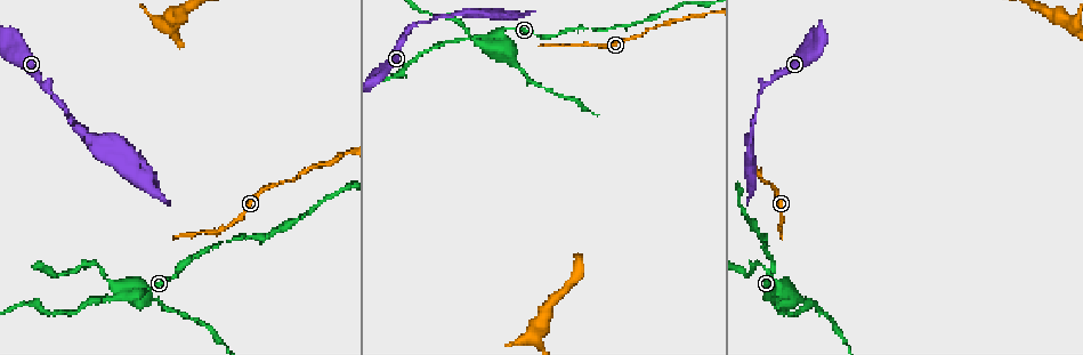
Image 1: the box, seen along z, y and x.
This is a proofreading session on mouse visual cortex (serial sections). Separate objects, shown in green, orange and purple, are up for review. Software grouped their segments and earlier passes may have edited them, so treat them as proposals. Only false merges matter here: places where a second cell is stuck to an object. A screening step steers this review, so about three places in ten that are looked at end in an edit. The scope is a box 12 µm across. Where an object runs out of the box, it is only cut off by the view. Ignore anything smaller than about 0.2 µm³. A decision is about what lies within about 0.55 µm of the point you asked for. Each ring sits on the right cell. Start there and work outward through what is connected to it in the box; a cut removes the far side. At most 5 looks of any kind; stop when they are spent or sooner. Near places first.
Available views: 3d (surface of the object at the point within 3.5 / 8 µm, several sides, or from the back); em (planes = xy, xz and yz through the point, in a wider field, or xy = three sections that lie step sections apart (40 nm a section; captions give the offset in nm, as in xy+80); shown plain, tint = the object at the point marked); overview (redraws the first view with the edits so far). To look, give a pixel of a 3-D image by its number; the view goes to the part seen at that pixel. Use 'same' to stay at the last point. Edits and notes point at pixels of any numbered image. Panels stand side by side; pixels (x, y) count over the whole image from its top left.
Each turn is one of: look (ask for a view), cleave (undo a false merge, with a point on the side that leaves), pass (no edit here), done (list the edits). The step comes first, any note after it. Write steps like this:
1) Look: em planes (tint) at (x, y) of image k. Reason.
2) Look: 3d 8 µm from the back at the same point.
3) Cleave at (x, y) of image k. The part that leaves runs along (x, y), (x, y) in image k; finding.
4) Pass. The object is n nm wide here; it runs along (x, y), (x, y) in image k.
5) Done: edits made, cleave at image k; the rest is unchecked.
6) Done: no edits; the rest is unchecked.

Look: 3d 3.5 µm at (106, 151) of image 1.

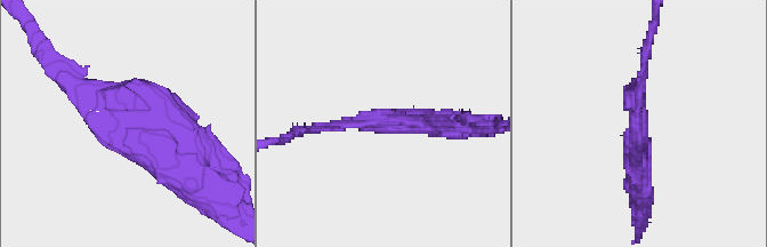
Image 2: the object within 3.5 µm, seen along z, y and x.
Look: em planes (tint) at (134, 122) of image 2. Shape alone is not enough.

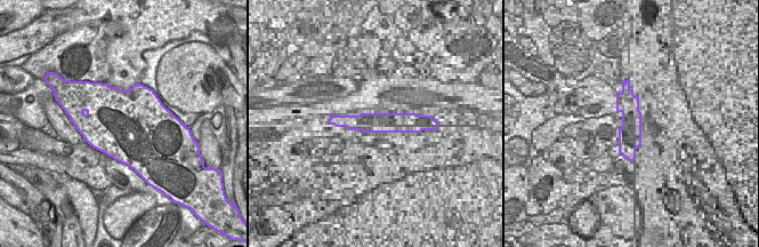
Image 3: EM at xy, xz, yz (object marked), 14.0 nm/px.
Pass. It runs along (69, 81), (106, 95), (187, 176) in image 2; continuous, no second cell.

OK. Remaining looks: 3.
Look: 3d 3.5 µm at (484, 45) of image 1. Abrupt turn.

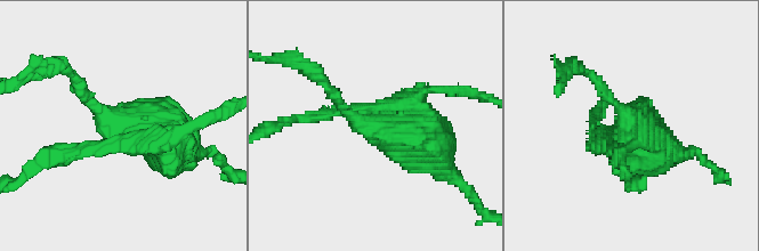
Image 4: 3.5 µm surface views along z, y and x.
Cleave at (438, 129) of image 4. The arms are 150, 350 nm wide; the part that leaves runs along (412, 104), (405, 134), (345, 110) in image 4; a second cell is stuck on.

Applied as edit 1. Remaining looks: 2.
Done: edits made, cleave at image 4; the rest is unchecked.

